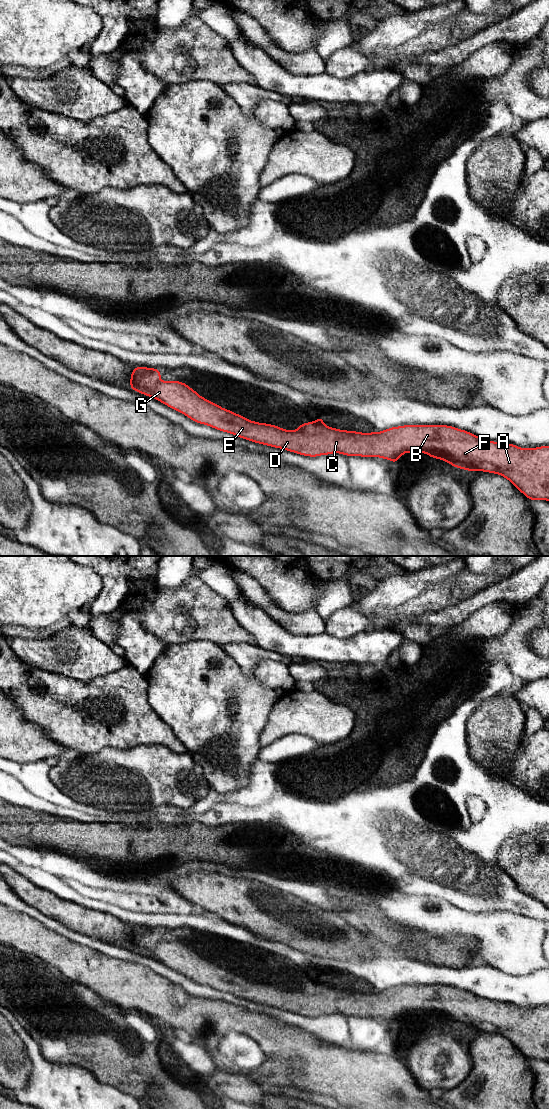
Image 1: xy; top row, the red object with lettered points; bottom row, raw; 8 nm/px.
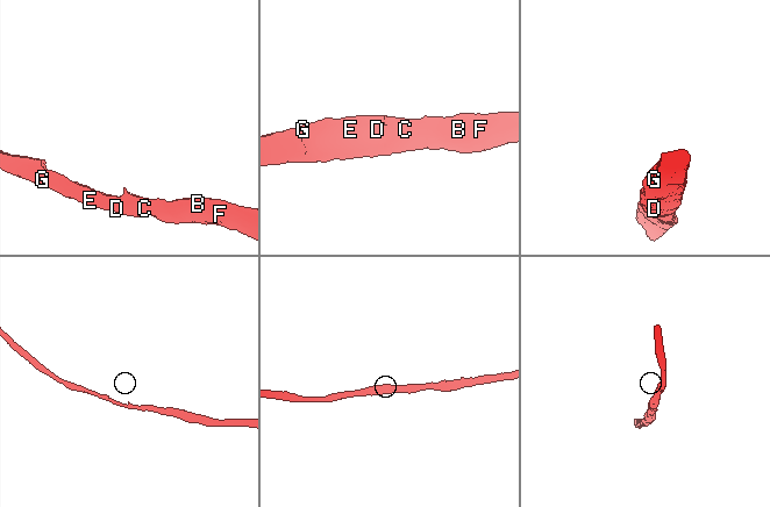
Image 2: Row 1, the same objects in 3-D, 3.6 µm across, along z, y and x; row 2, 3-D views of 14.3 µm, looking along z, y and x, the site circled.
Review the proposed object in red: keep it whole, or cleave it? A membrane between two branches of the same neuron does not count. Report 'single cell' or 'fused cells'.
single cell

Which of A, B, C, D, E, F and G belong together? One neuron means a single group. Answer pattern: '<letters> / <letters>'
A B C D E F G

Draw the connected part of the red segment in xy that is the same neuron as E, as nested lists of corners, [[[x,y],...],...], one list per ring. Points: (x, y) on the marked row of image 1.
[[[135,367],[130,377],[129,388],[162,402],[192,421],[242,439],[310,457],[341,453],[346,456],[380,457],[397,463],[404,453],[426,453],[431,458],[444,460],[460,469],[499,474],[531,501],[549,501],[549,446],[519,448],[513,444],[492,442],[452,426],[437,424],[404,425],[381,432],[361,433],[328,427],[323,423],[323,417],[318,417],[314,422],[300,424],[297,430],[290,431],[275,425],[250,421],[201,397],[183,382],[161,381],[160,375],[162,372],[156,368]]]

